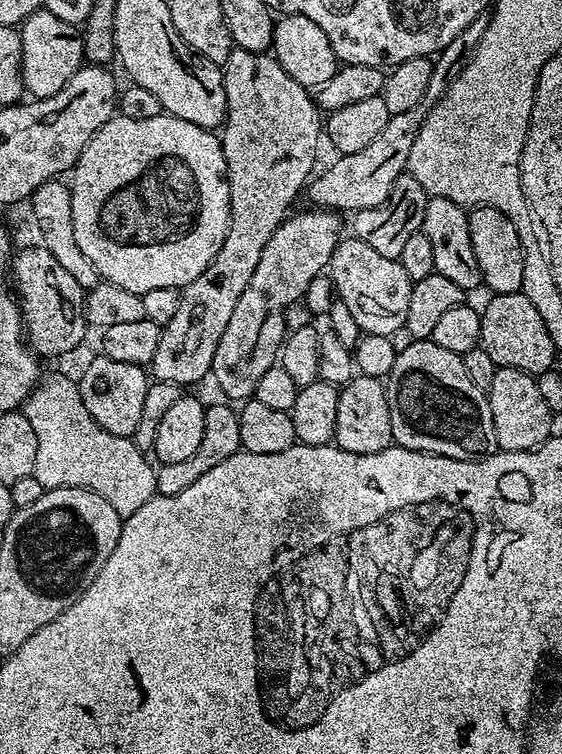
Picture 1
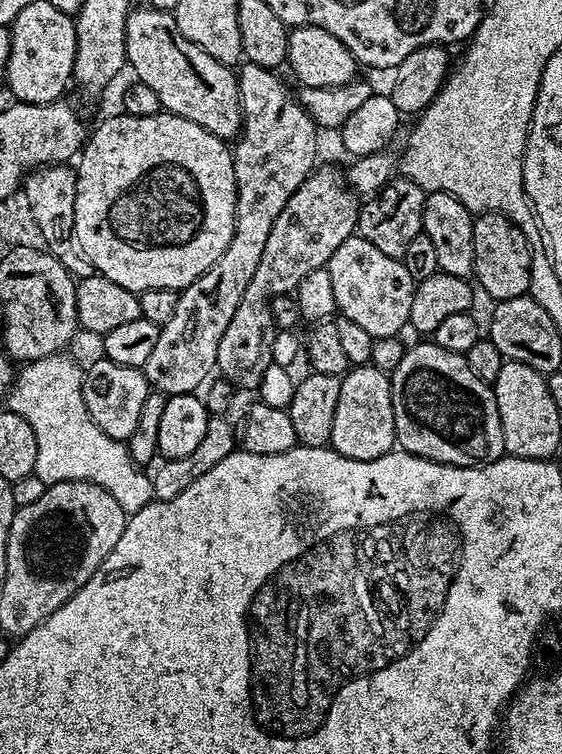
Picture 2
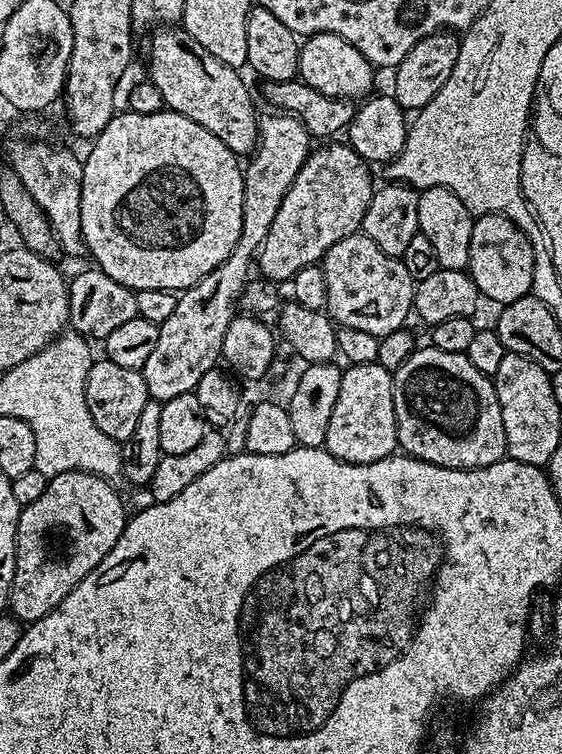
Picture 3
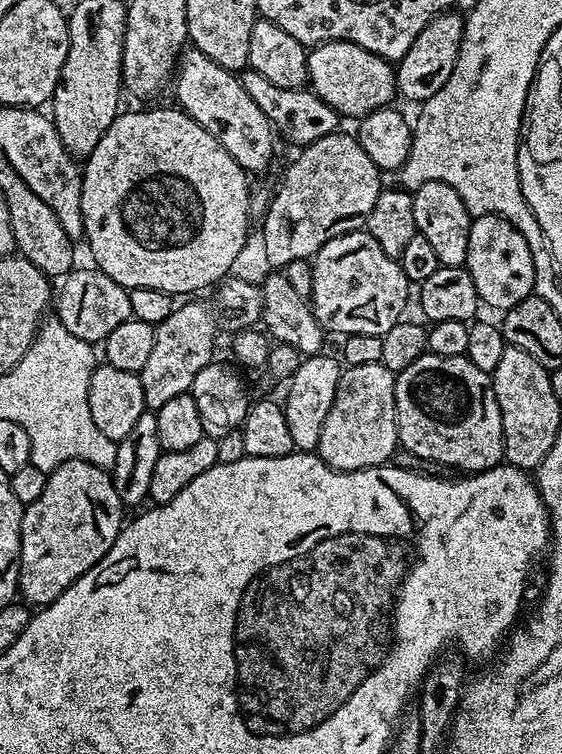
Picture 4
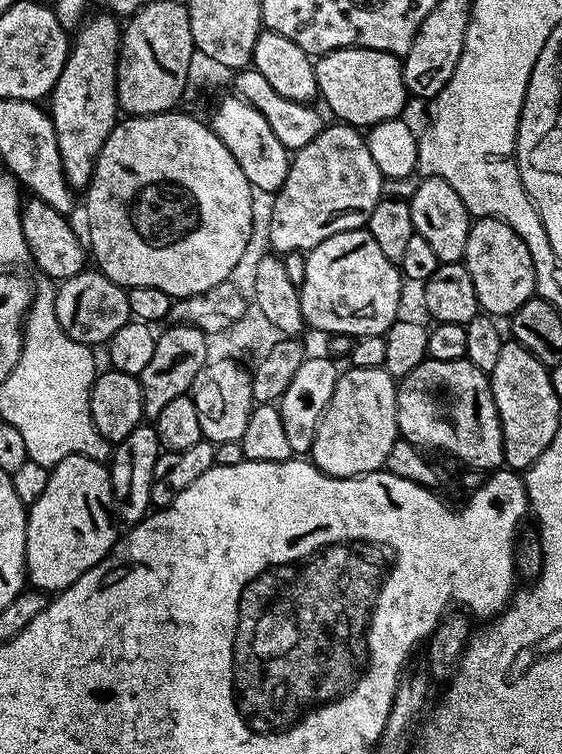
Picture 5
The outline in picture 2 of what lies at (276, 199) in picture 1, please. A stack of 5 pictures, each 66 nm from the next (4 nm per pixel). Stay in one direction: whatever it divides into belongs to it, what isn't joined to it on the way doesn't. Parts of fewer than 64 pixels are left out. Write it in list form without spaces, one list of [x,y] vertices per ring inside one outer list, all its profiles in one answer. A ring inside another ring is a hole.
[[[245,63],[239,69],[240,107],[244,109],[244,124],[240,135],[232,148],[234,162],[234,178],[236,179],[236,221],[234,222],[234,238],[230,238],[230,246],[189,288],[183,289],[178,298],[178,306],[174,310],[170,322],[160,325],[158,343],[150,358],[146,358],[142,369],[144,377],[155,391],[164,393],[165,397],[195,393],[196,387],[216,368],[218,358],[218,342],[222,342],[222,334],[226,334],[226,326],[230,326],[230,318],[234,318],[234,310],[238,310],[238,302],[242,302],[242,294],[246,294],[246,286],[250,286],[250,278],[254,278],[254,270],[258,270],[258,262],[262,262],[262,250],[266,246],[266,238],[270,238],[270,230],[274,230],[274,222],[278,222],[278,214],[282,214],[282,206],[302,186],[302,182],[317,167],[316,135],[318,129],[315,122],[306,114],[299,99],[270,68],[257,64]]]

